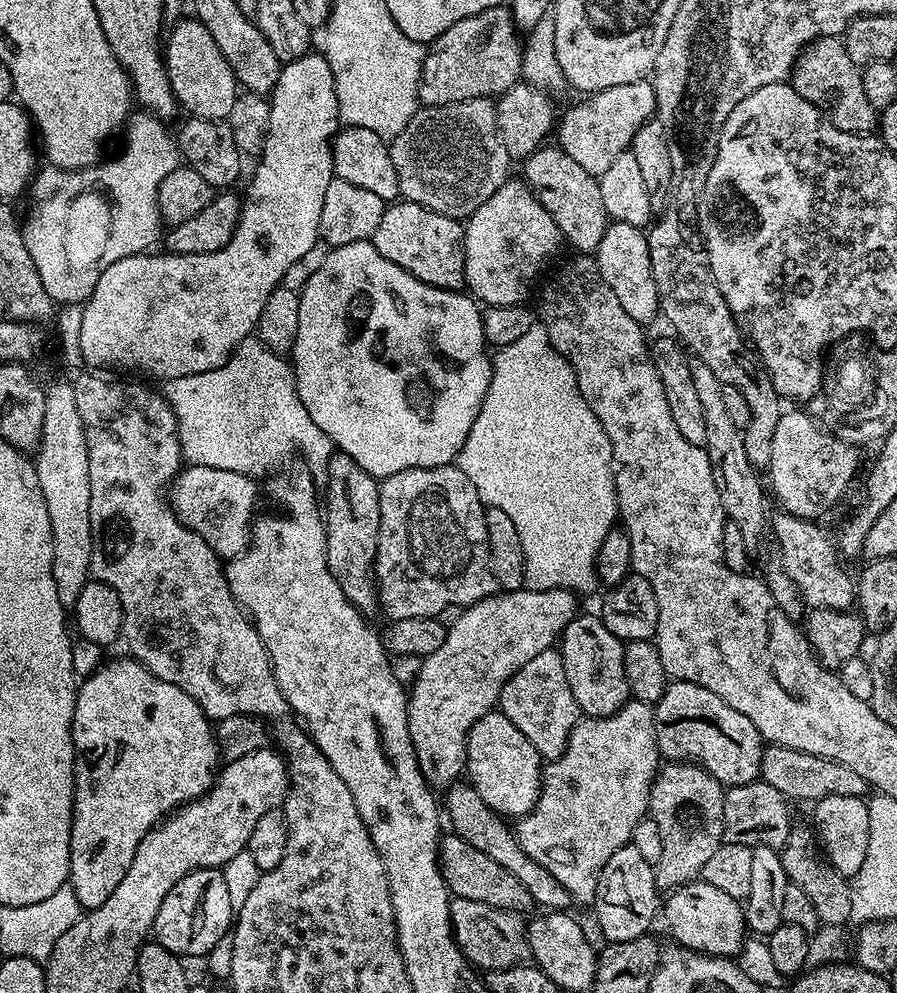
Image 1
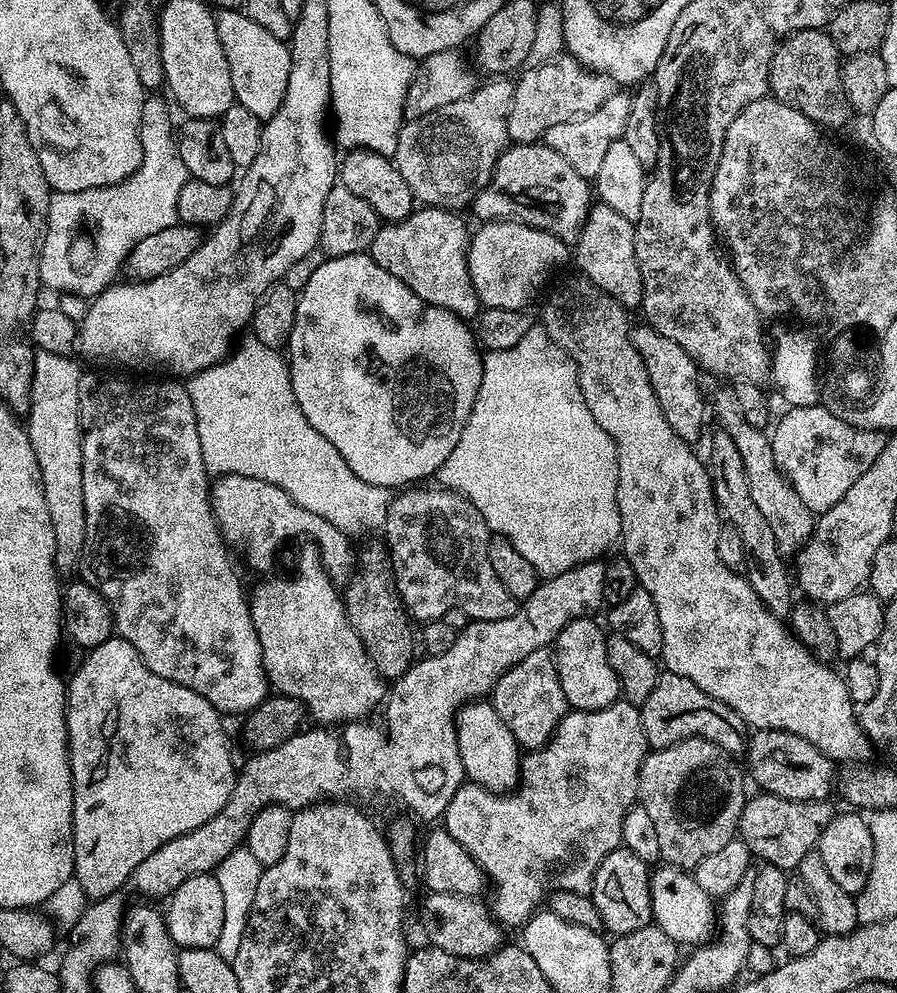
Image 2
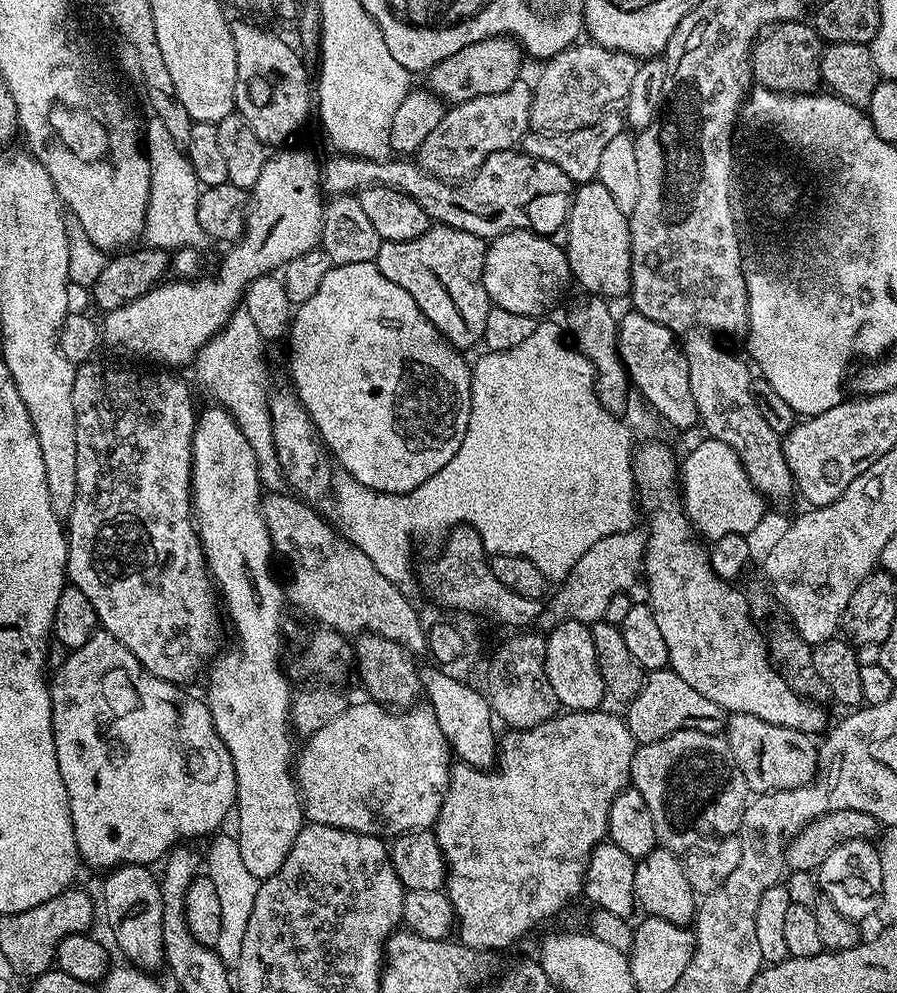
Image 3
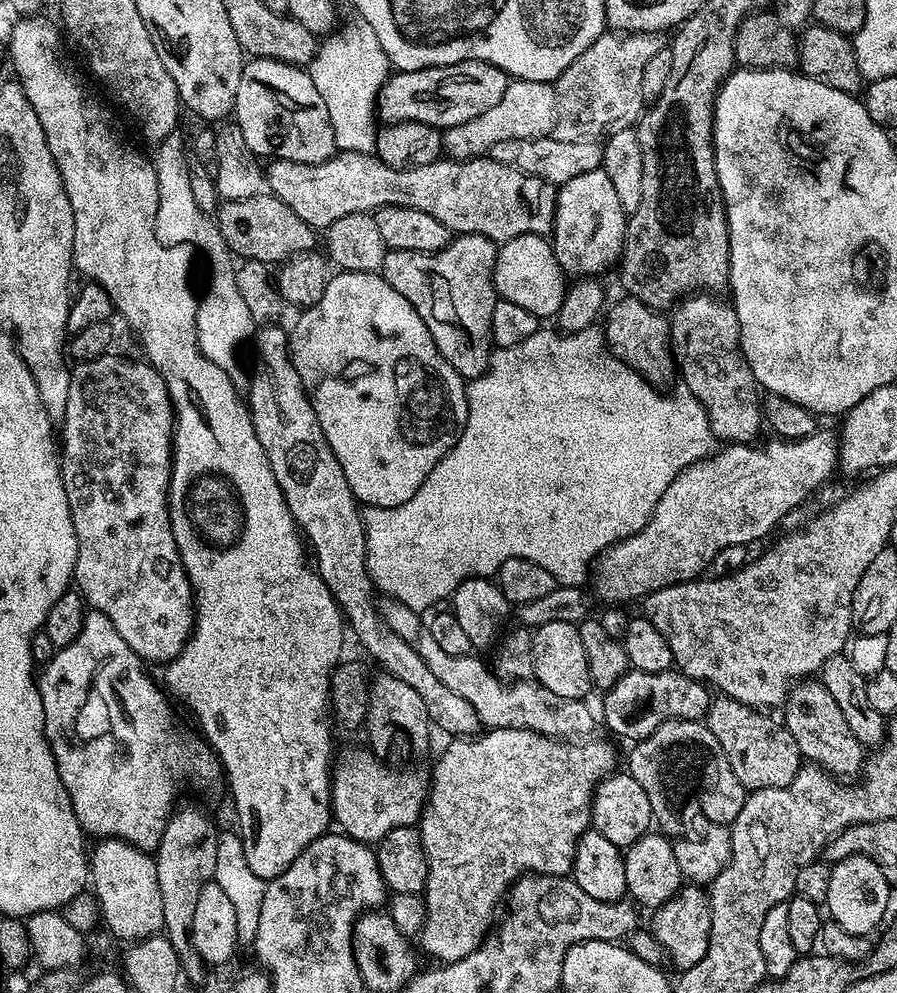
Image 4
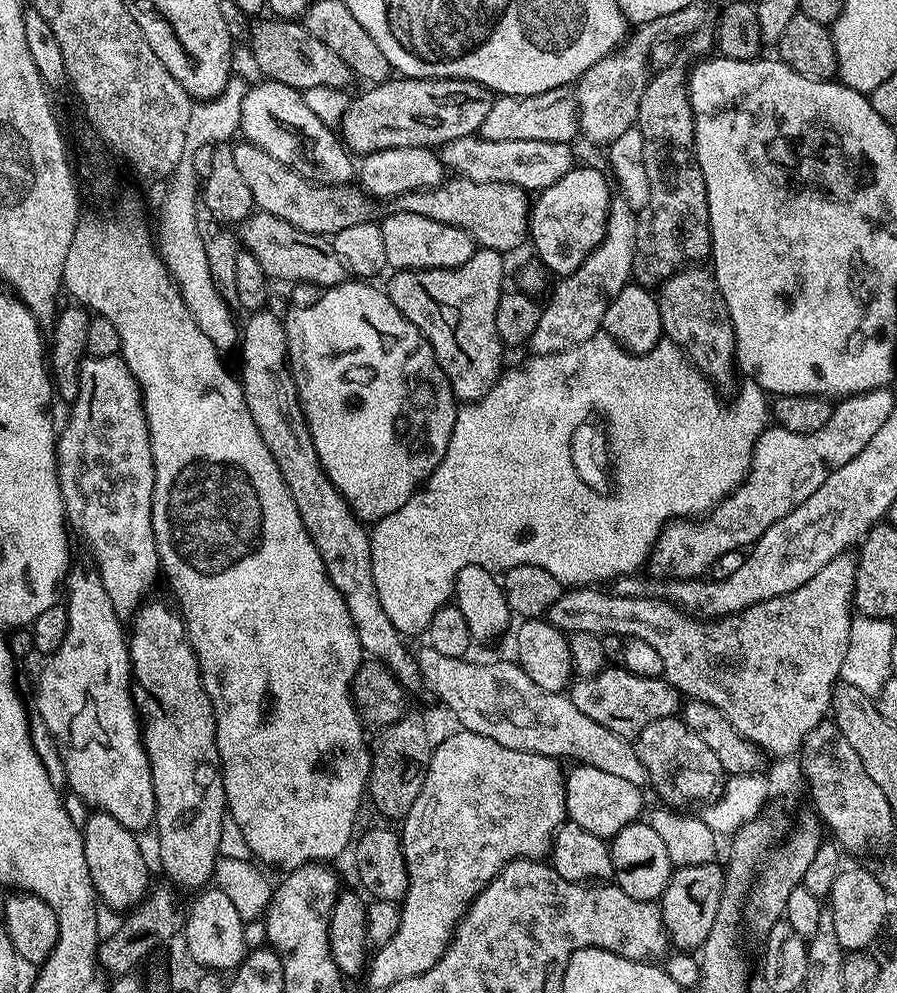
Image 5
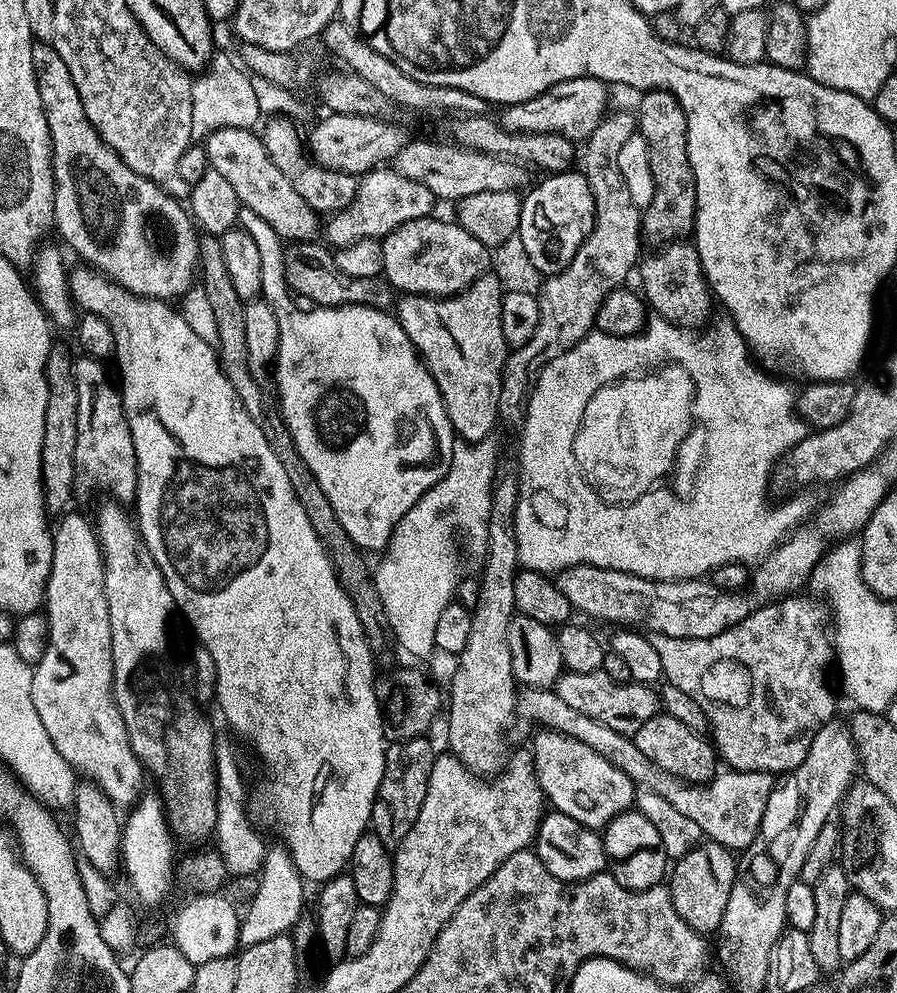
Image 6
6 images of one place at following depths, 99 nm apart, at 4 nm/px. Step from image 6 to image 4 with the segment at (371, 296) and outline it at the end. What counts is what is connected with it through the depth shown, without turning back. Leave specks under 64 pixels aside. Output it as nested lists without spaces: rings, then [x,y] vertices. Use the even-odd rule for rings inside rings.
[[[261,194],[242,200],[225,200],[215,212],[214,221],[228,251],[236,258],[280,266],[292,257],[311,252],[317,247],[317,233],[314,229],[273,194]]]

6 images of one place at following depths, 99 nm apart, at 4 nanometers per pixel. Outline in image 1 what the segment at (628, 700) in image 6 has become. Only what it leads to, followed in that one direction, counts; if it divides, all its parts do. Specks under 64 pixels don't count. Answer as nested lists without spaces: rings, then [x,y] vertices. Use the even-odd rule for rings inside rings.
[[[694,682],[669,683],[664,697],[653,707],[652,729],[656,749],[665,761],[699,764],[725,786],[748,784],[760,776],[766,741],[754,722]]]

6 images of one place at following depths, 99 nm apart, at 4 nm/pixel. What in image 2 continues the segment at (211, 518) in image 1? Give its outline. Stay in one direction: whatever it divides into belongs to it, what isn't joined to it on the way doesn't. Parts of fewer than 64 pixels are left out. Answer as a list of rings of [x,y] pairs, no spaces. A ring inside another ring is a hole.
[[[230,472],[217,480],[220,481],[217,484],[215,481],[210,488],[212,517],[229,545],[244,544],[244,552],[254,567],[266,567],[272,560],[272,551],[282,547],[287,540],[309,536],[332,583],[344,586],[352,579],[358,556],[354,548],[352,552],[353,541],[345,532],[338,530],[338,526],[330,526],[330,522],[326,522],[326,518],[318,518],[318,514],[310,514],[310,510],[306,510],[306,506],[298,506],[286,490],[270,482],[262,482],[262,478]]]

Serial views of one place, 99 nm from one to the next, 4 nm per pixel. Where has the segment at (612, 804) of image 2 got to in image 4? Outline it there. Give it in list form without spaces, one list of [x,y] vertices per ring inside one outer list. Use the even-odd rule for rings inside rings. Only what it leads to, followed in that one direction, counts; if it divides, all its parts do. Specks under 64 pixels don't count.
[[[489,728],[481,731],[475,738],[456,738],[453,744],[436,760],[436,769],[430,776],[430,799],[425,803],[424,811],[418,821],[420,841],[426,854],[428,873],[426,874],[426,886],[422,893],[424,902],[424,925],[418,933],[418,948],[421,953],[433,956],[433,961],[441,965],[453,964],[466,954],[470,954],[485,936],[488,935],[497,919],[496,907],[509,895],[510,889],[521,876],[535,874],[537,876],[568,876],[572,871],[574,862],[574,850],[578,838],[583,832],[589,831],[592,819],[592,796],[596,788],[607,776],[613,775],[616,764],[616,752],[610,745],[596,738],[588,738],[583,742],[568,743],[556,740],[552,736],[543,736],[530,730],[510,730],[509,728]]]

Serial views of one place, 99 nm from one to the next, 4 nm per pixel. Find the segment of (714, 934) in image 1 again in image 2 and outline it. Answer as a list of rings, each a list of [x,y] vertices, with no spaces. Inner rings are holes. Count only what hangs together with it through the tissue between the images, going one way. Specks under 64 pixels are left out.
[[[660,866],[651,873],[651,877],[650,902],[654,923],[666,930],[677,946],[699,946],[713,939],[718,928],[718,908],[713,897],[708,896],[702,886],[698,886],[695,875],[682,868]]]

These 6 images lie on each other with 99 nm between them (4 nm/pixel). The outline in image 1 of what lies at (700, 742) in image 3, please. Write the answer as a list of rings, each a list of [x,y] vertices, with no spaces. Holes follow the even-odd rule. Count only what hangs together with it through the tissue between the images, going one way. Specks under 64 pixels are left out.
[[[668,762],[656,773],[656,780],[650,790],[648,811],[656,823],[656,829],[662,842],[662,854],[654,865],[656,869],[656,886],[660,890],[675,890],[691,880],[701,879],[700,871],[707,860],[714,855],[724,840],[724,793],[725,785],[719,784],[711,774],[699,764],[687,762]]]

